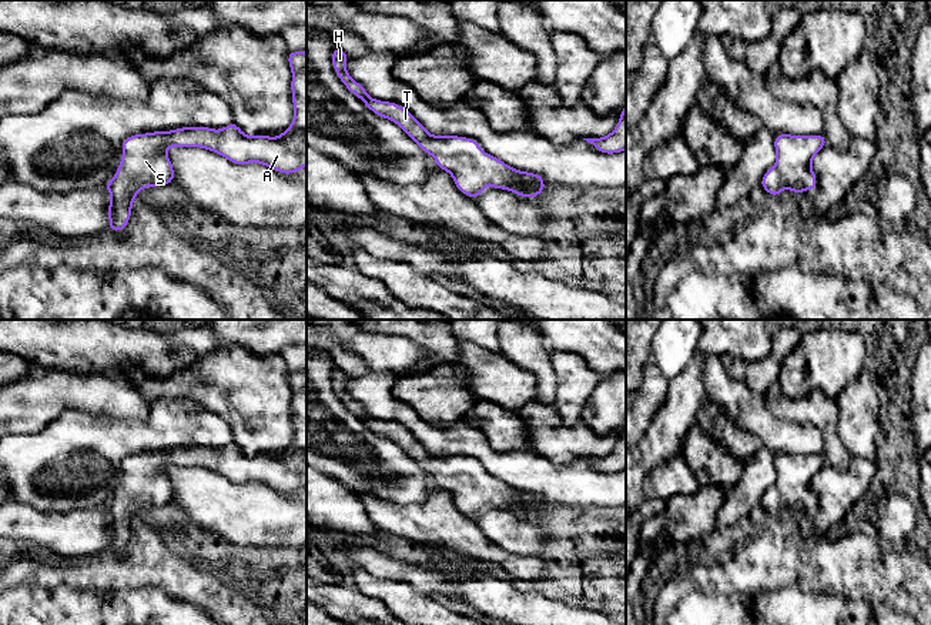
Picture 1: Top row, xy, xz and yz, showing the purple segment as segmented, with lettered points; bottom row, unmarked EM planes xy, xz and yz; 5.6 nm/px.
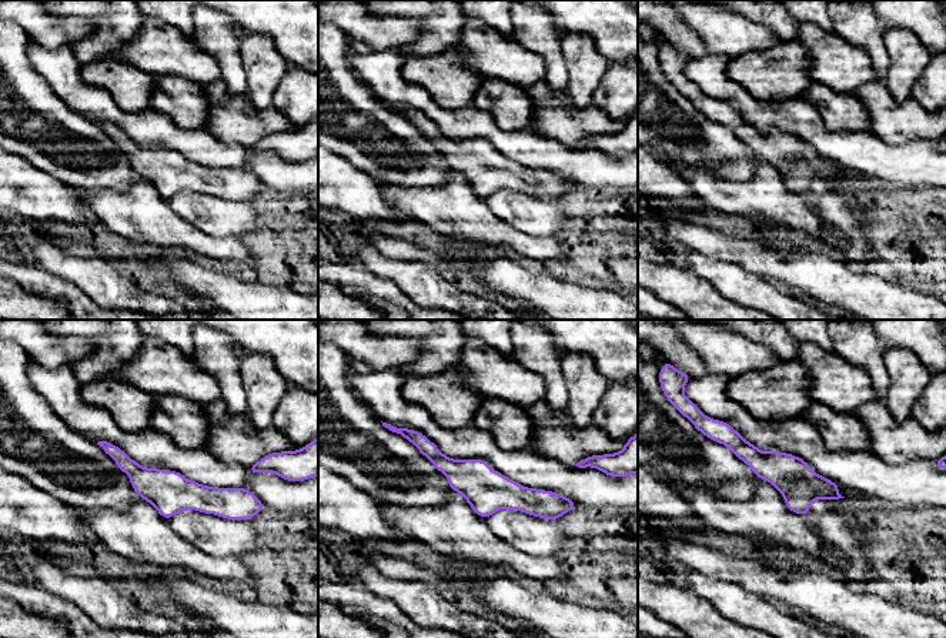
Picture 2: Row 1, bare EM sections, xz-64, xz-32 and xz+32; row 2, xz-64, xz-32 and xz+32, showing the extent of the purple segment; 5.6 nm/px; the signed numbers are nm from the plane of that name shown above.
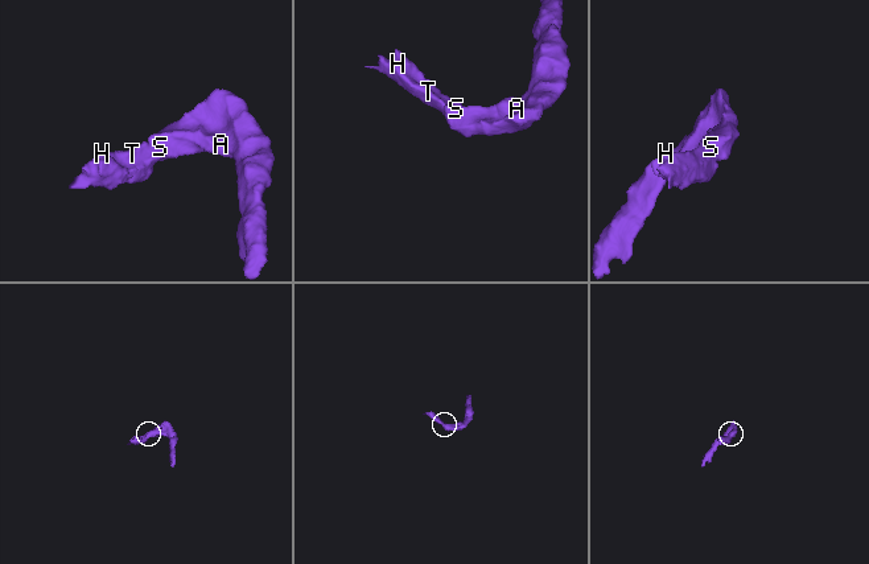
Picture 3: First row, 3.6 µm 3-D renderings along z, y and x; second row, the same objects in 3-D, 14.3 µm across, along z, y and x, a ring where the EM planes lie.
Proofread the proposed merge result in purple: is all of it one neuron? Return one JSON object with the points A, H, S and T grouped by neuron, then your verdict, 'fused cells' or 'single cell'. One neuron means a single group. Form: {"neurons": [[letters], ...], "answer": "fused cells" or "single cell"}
{"neurons": [["A", "H", "S", "T"]], "answer": "single cell"}

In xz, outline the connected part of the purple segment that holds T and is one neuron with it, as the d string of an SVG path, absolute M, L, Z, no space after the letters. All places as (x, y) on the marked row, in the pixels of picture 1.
M334 47L332 66L345 87L371 111L398 124L426 154L436 160L436 167L452 176L456 188L465 195L476 198L483 193L485 186L492 186L520 197L536 198L547 188L542 176L508 166L482 151L476 140L459 136L433 136L399 104L369 97L364 86L346 71L349 57L341 49Z

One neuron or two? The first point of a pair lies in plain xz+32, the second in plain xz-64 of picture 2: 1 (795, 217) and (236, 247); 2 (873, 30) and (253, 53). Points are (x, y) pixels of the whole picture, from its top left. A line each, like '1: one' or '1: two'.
1: one
2: two

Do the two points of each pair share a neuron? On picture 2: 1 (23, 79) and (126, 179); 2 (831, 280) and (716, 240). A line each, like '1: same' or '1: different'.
1: same
2: same

